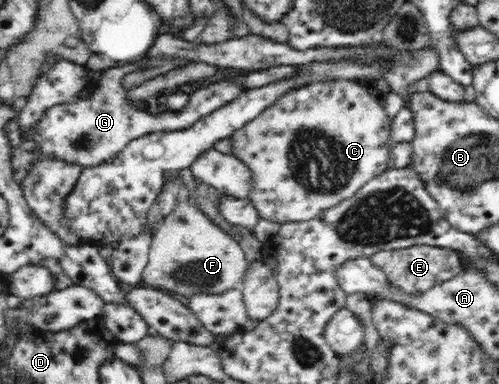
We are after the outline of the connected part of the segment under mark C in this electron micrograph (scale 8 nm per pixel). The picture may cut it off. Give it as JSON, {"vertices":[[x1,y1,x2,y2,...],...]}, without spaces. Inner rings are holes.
{"vertices":[[347,79,308,83,307,85,287,90,283,96,277,98,258,117,247,122,245,126,236,130,229,138,232,146,231,155,244,162,251,171,252,190,247,194,247,200,255,207,260,219,273,221,280,225,289,221,303,222,307,219,315,218,325,209,337,206,341,201,351,198,360,189,363,189,363,186,366,186,367,182,370,182,372,178,391,168,389,162,392,162,392,160,389,160,389,117,384,106,381,106,381,100,373,98,373,94,365,86,357,86,355,81]]}

